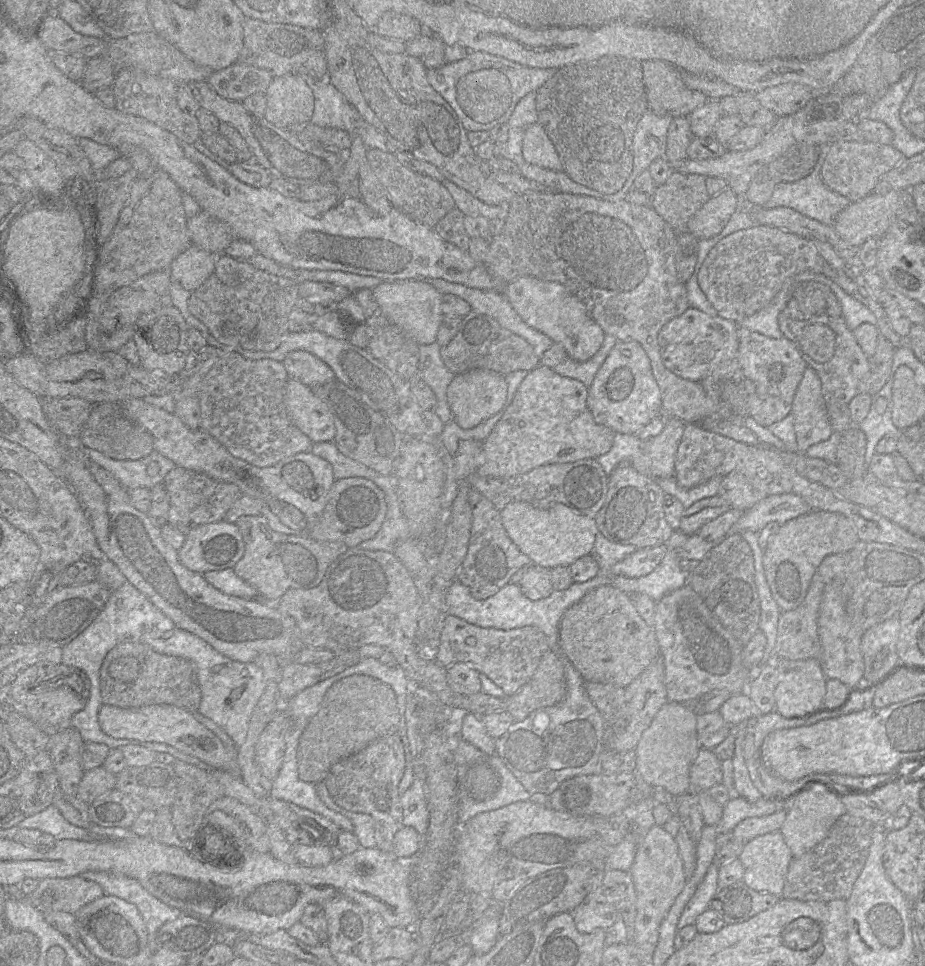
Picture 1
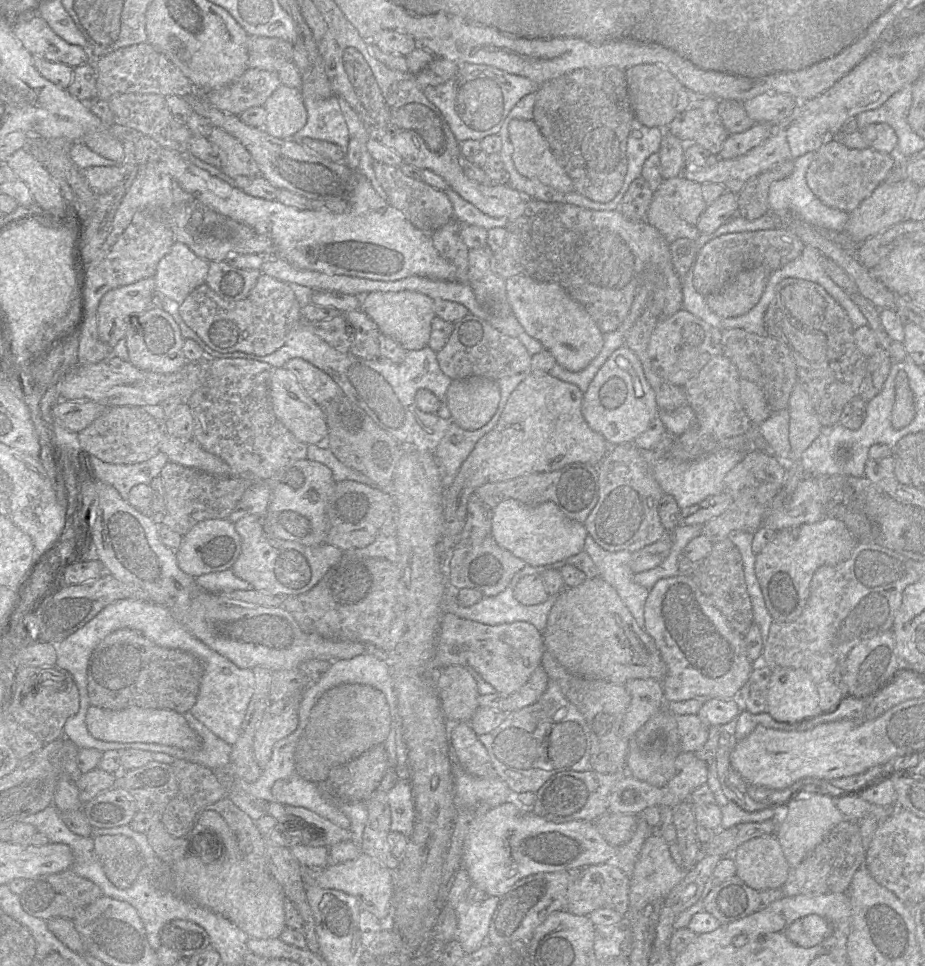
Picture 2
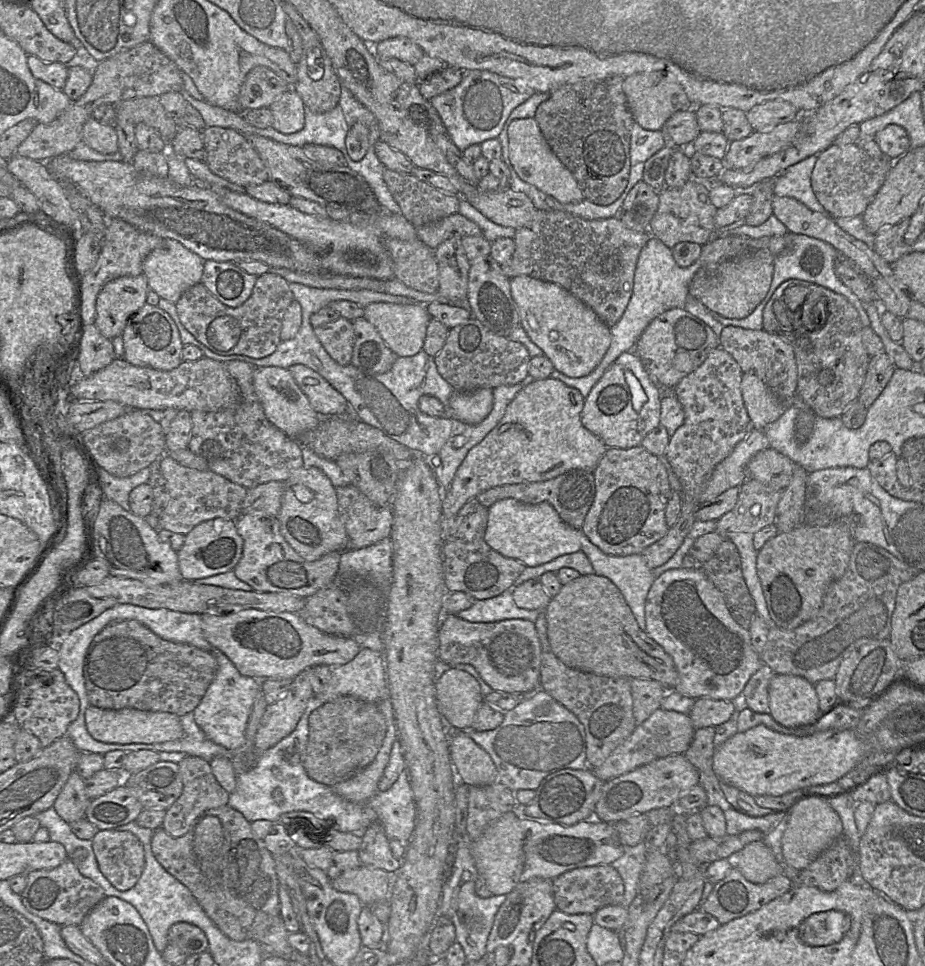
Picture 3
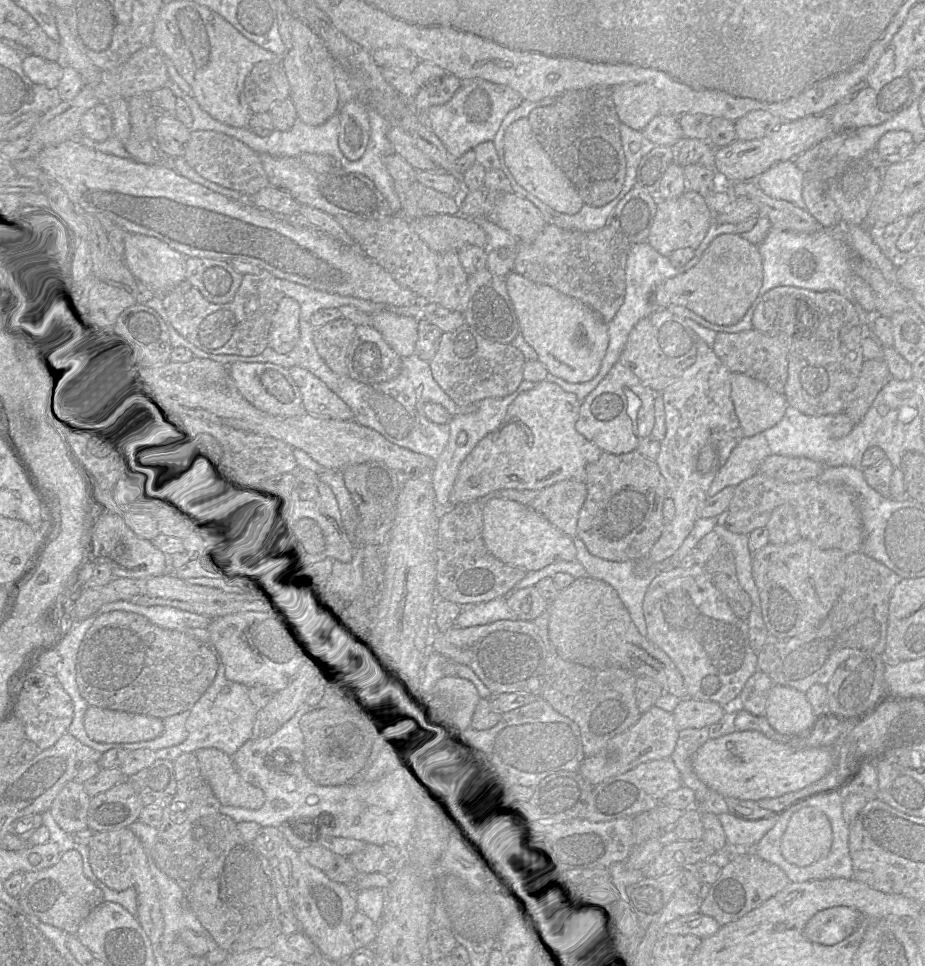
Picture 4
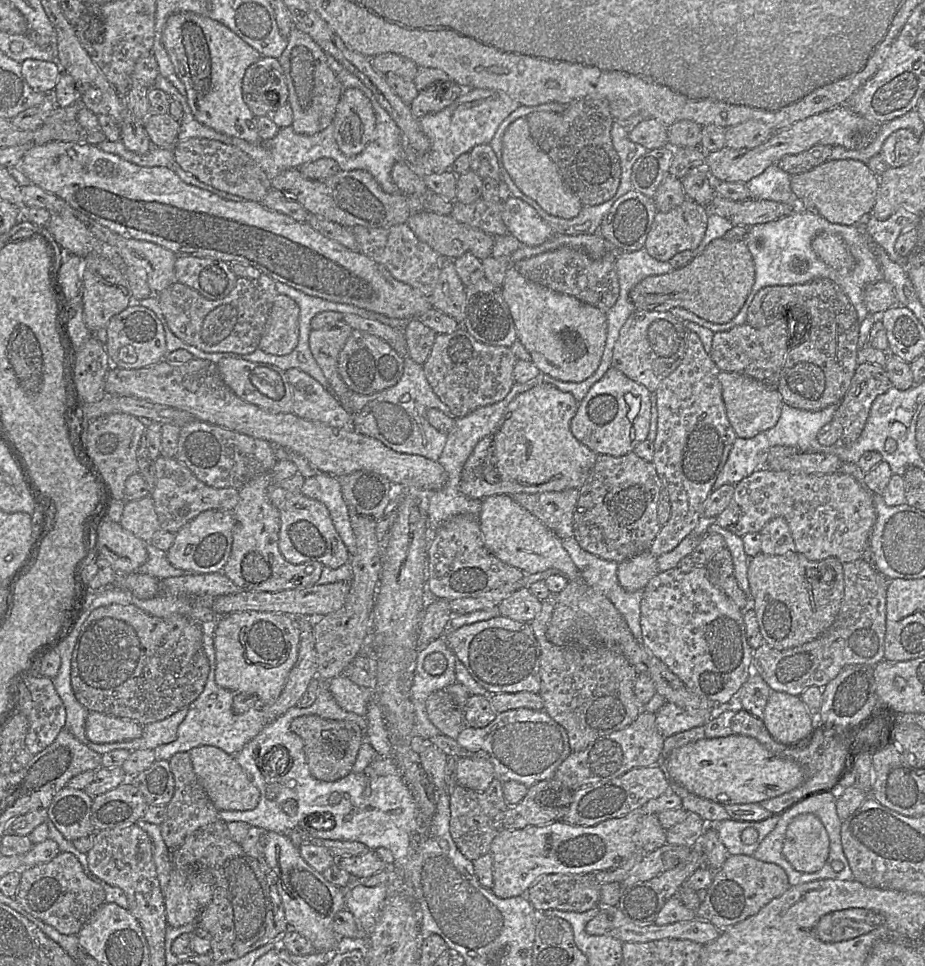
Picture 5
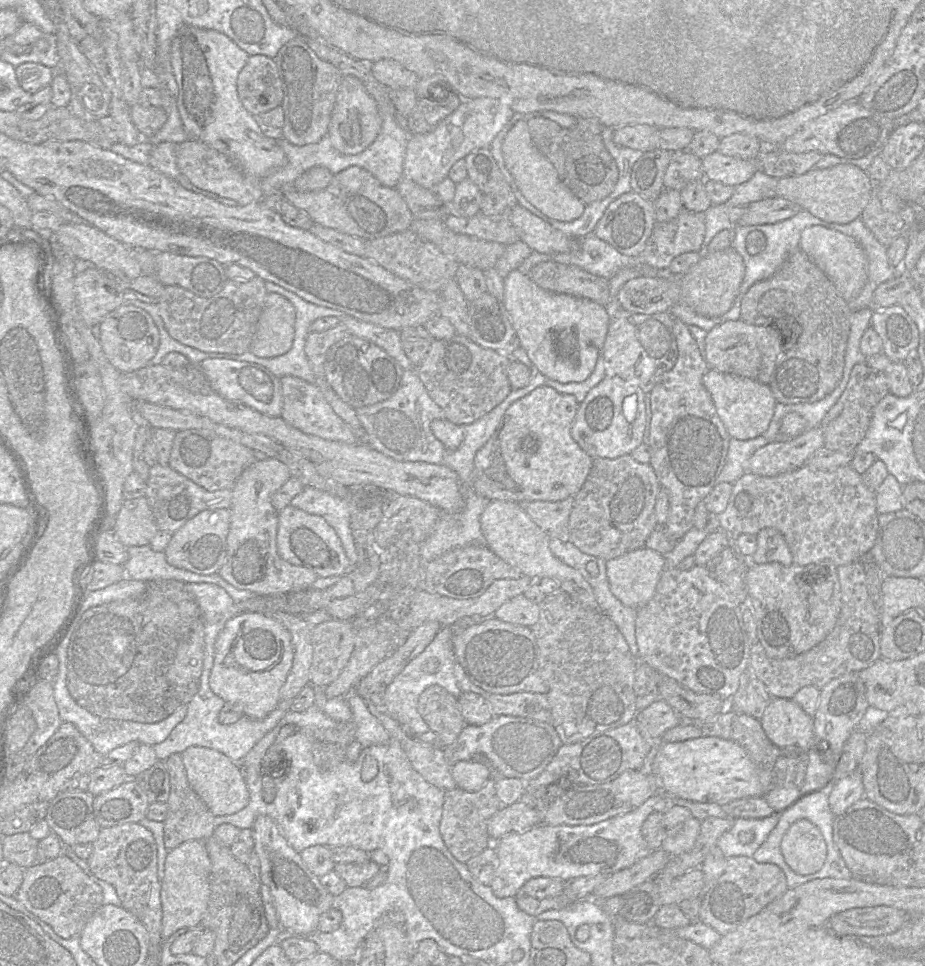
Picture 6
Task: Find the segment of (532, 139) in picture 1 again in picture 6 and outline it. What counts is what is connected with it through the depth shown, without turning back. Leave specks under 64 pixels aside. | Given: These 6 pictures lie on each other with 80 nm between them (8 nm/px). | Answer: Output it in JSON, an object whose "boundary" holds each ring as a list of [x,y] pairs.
{"boundary":[[[518,121],[508,131],[502,152],[505,165],[524,197],[546,216],[570,222],[583,214],[586,205],[562,183],[554,165],[533,144],[526,121]]]}

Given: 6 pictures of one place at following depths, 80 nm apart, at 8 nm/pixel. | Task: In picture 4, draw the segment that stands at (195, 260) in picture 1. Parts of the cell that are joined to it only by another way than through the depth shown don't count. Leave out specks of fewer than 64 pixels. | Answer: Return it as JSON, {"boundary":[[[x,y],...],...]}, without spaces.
{"boundary":[[[126,233],[123,262],[136,278],[148,286],[156,297],[162,298],[185,280],[187,257],[172,249],[165,242],[139,234]]]}

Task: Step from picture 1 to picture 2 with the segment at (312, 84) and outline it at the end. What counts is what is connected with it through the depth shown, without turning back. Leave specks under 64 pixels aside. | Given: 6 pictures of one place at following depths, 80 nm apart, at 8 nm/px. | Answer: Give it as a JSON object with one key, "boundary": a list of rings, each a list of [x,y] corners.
{"boundary":[[[334,94],[324,100],[303,98],[308,116],[307,123],[289,139],[295,142],[301,142],[304,138],[332,142],[346,155],[350,134],[339,105],[338,95]]]}

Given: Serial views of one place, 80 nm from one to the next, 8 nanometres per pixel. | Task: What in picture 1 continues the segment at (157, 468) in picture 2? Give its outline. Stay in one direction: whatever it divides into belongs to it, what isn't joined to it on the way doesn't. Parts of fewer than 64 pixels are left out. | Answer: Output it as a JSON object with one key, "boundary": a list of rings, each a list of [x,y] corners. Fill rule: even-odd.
{"boundary":[[[84,445],[83,452],[92,462],[112,473],[128,492],[138,487],[151,489],[162,483],[167,473],[176,467],[172,460],[155,450],[139,460],[112,459]],[[153,461],[158,463],[159,471],[155,476],[149,476],[146,468]]]}

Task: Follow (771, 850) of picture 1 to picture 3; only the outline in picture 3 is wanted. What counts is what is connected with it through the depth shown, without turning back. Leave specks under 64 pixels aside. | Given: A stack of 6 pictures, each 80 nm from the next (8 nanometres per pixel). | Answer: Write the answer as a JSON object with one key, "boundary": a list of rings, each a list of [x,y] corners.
{"boundary":[[[763,840],[747,844],[729,858],[733,859],[734,866],[745,879],[752,883],[763,884],[773,877],[784,875],[782,866]]]}

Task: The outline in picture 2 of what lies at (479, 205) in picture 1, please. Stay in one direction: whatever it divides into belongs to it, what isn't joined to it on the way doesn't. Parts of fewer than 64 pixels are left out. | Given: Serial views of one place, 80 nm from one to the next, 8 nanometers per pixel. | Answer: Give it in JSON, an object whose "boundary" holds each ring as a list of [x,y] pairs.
{"boundary":[[[450,187],[445,192],[453,206],[453,217],[460,223],[480,226],[487,231],[495,227],[507,227],[507,217],[494,218],[486,215]]]}

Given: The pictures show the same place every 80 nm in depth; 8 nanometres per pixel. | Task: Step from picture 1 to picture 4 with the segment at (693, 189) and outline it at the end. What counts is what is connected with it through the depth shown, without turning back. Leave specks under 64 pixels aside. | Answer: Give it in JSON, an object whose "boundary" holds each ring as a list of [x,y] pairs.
{"boundary":[[[687,189],[679,197],[658,200],[658,209],[648,236],[648,243],[663,256],[669,257],[672,252],[680,248],[690,247],[696,250],[714,221],[708,198]]]}

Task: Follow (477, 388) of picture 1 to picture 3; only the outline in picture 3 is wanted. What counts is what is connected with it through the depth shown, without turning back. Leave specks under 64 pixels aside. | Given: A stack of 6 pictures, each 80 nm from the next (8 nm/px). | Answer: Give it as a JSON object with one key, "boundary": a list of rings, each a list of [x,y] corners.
{"boundary":[[[480,388],[472,392],[453,391],[449,404],[453,418],[469,425],[479,424],[493,408],[493,389]]]}

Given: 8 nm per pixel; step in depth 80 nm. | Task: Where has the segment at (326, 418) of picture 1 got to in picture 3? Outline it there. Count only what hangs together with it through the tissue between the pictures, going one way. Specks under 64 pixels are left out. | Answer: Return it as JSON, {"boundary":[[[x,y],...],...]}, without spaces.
{"boundary":[[[272,366],[256,367],[253,373],[253,384],[267,419],[288,437],[298,439],[319,425],[322,417],[312,409],[308,398],[288,369]]]}

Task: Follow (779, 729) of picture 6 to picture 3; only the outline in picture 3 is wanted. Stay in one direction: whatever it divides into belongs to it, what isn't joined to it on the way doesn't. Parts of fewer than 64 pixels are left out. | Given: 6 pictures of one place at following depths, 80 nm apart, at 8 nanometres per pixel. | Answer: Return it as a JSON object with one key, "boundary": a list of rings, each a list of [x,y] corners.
{"boundary":[[[775,674],[769,685],[769,713],[785,727],[806,723],[820,713],[815,684],[800,676]]]}

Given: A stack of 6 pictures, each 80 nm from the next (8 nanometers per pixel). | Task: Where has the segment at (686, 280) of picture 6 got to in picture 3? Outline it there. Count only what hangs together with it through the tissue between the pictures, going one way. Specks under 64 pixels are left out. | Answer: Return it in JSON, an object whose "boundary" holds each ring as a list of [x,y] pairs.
{"boundary":[[[766,250],[729,260],[714,272],[699,270],[689,285],[689,294],[711,312],[728,319],[742,319],[750,315],[766,296],[772,280],[774,256]]]}

